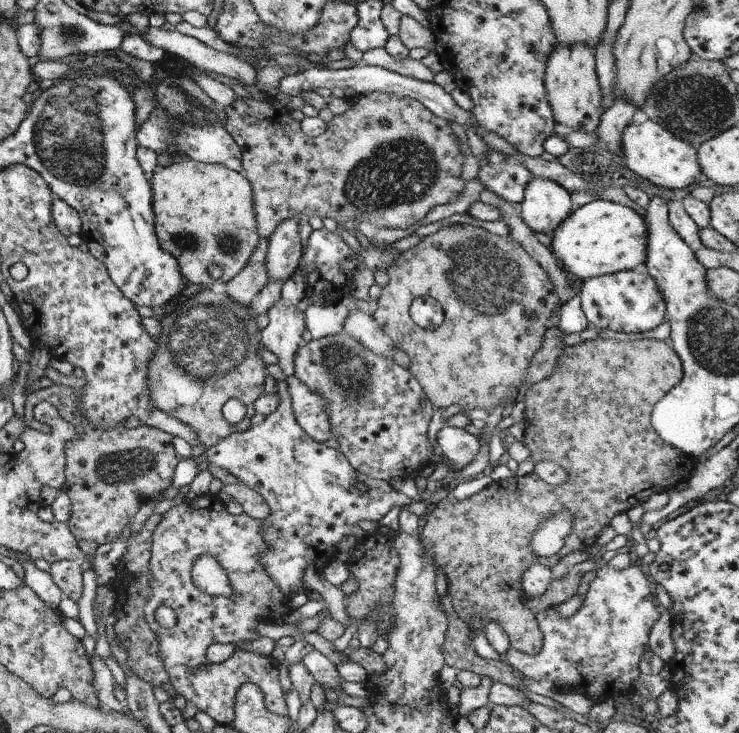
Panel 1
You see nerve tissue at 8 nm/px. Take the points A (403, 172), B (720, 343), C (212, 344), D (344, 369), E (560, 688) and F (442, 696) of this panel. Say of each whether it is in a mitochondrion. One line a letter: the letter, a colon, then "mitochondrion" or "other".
A: mitochondrion
B: mitochondrion
C: mitochondrion
D: mitochondrion
E: other
F: other

